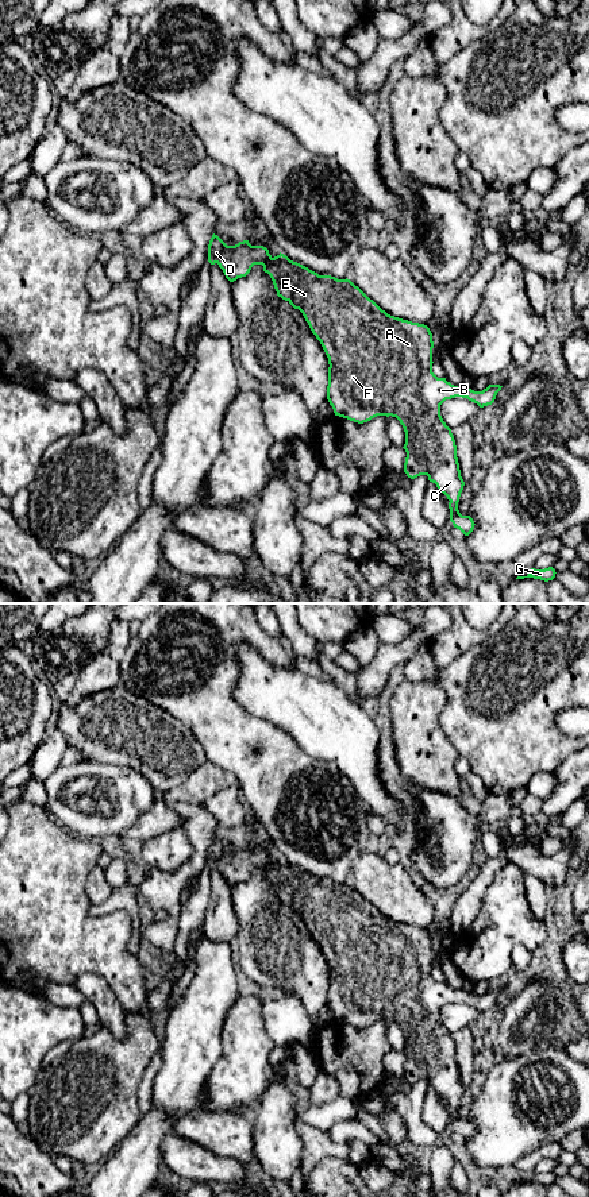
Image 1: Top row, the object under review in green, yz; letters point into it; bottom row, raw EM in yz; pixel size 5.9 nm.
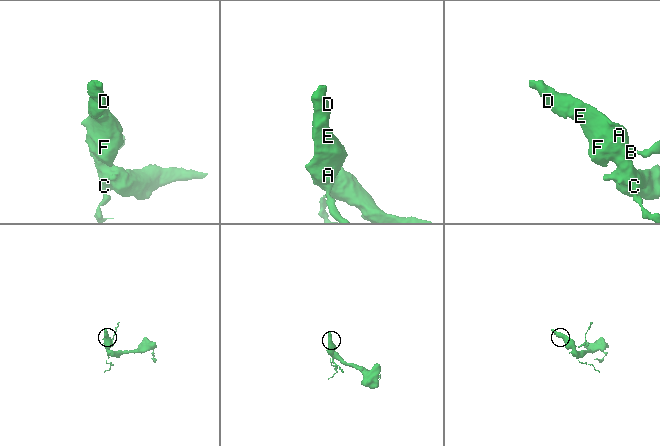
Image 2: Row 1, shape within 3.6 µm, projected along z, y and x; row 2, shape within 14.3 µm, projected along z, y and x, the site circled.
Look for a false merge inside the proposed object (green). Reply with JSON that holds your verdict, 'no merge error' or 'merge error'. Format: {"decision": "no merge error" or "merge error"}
{"decision": "no merge error"}

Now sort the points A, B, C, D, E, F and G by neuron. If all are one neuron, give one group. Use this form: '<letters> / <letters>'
A B C D E F G

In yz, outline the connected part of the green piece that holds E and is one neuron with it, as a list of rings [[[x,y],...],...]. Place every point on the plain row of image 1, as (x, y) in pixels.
[[[215,838],[208,849],[208,866],[217,868],[230,887],[246,881],[254,869],[263,870],[277,900],[303,918],[328,962],[327,1004],[335,1020],[358,1028],[377,1020],[396,1022],[405,1036],[404,1077],[411,1084],[427,1080],[450,1105],[450,1125],[454,1132],[469,1140],[476,1128],[470,1120],[462,1120],[458,1115],[465,1086],[455,1045],[440,1020],[440,1009],[446,1004],[462,1001],[484,1012],[494,1007],[503,991],[489,989],[482,996],[474,996],[438,982],[432,977],[434,946],[430,932],[388,919],[347,883],[319,880],[281,857],[273,862],[266,852],[251,850],[249,845],[227,850]]]

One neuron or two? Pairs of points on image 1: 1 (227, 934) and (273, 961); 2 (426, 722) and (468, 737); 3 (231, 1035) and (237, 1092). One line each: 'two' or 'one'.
1: two
2: two
3: one

